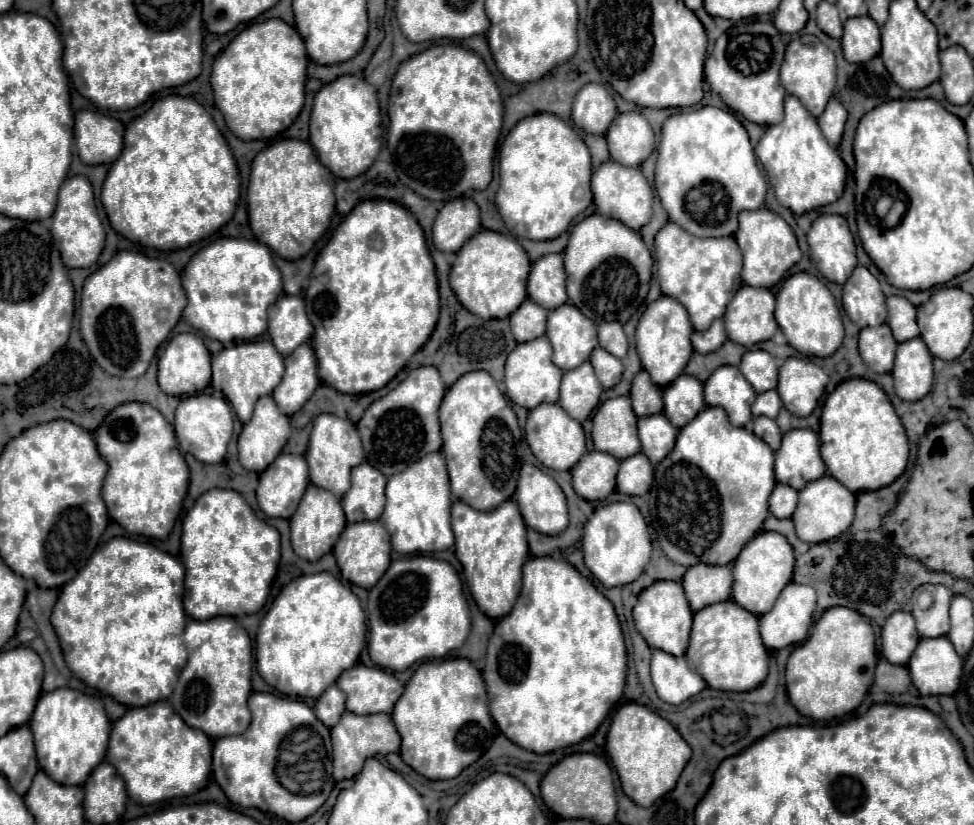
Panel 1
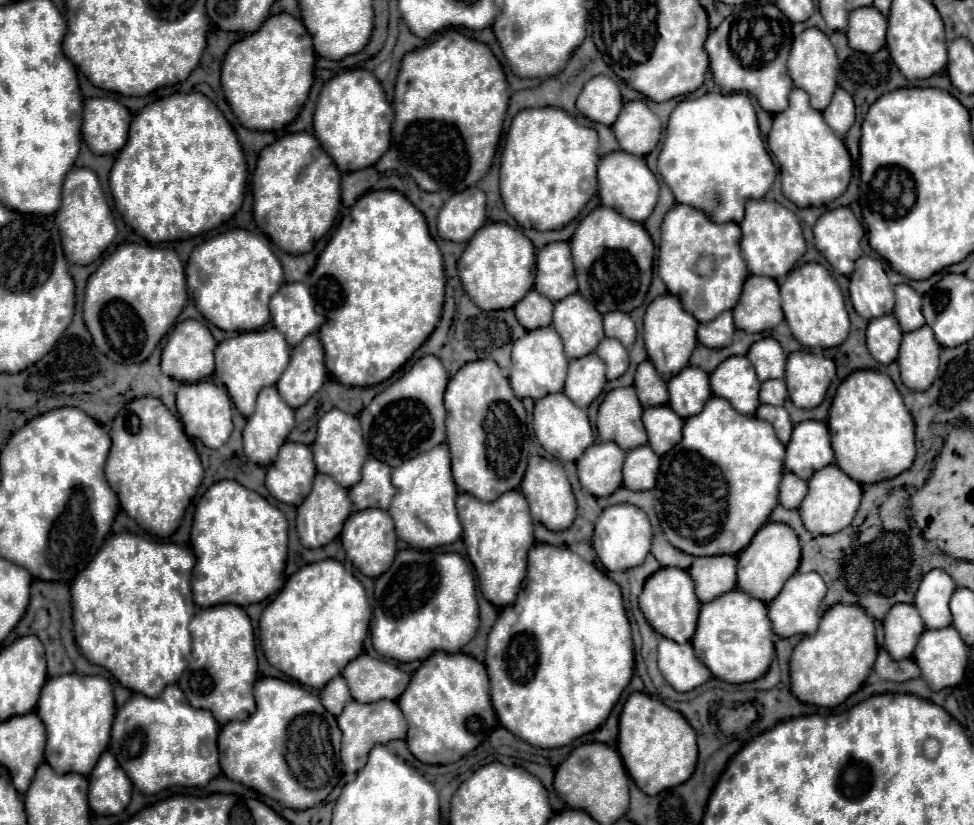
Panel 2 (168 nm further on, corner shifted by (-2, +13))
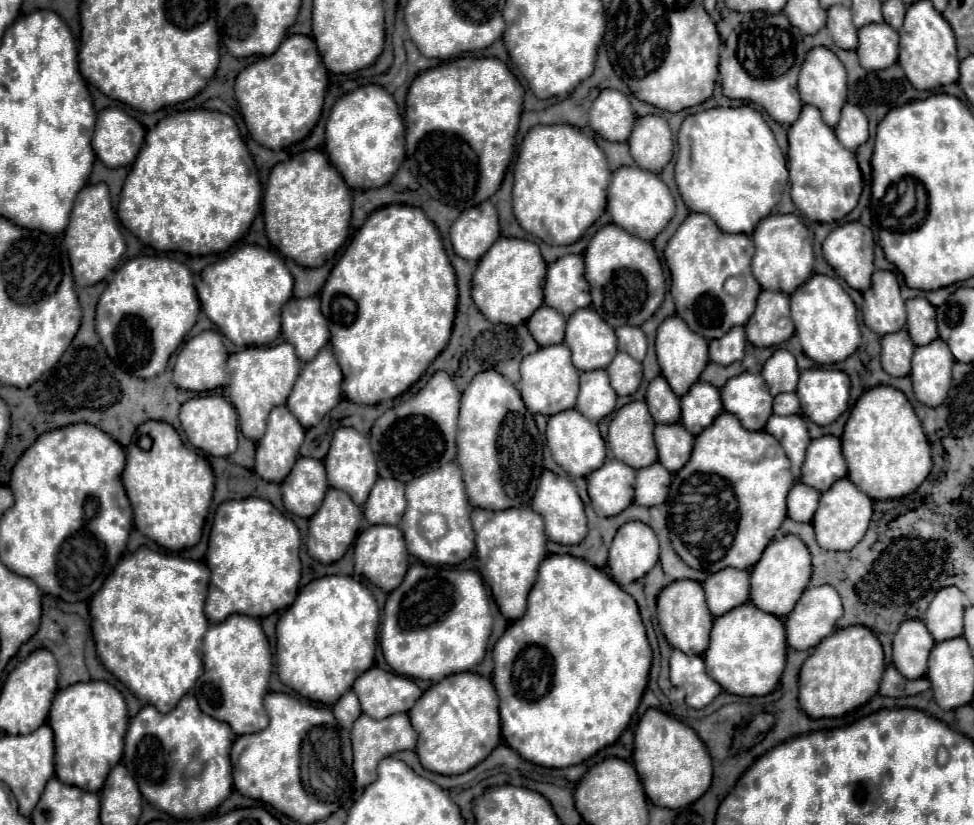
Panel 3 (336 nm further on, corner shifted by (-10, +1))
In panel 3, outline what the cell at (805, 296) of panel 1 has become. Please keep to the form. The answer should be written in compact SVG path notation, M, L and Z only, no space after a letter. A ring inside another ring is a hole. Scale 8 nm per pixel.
M813 274L803 286L791 294L791 318L795 322L795 334L805 354L817 364L835 364L847 360L861 344L861 332L857 324L857 308L843 286L829 276Z

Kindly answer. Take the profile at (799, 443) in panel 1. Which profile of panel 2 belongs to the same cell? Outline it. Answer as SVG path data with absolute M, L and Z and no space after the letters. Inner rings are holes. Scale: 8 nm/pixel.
M805 420L795 426L791 444L787 446L785 470L809 480L817 470L833 462L831 438L825 422Z

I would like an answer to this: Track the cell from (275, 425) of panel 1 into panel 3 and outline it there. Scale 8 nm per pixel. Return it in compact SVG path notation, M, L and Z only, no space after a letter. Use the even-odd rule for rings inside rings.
M287 406L273 408L265 436L257 442L255 472L267 482L283 482L299 456L303 436L303 426L291 416Z

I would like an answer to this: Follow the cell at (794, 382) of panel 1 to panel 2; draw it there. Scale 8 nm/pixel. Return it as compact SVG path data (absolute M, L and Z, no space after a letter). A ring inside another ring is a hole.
M793 352L787 358L785 382L797 408L817 408L823 402L833 378L835 362L821 354Z

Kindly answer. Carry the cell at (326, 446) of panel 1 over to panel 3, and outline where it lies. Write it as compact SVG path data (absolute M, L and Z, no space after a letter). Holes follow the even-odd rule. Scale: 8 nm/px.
M337 428L333 432L331 448L323 462L325 462L329 486L347 492L351 496L351 500L355 500L355 504L363 506L377 480L377 462L375 462L375 454L369 446L369 438L361 432L357 432L355 428Z

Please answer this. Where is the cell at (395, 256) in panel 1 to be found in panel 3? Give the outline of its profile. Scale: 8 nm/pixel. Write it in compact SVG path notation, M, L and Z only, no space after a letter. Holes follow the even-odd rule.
M389 204L389 206L383 206L375 212L371 212L369 218L365 220L365 224L357 230L357 234L353 236L353 240L345 248L339 262L333 266L323 290L319 292L319 298L321 298L323 316L327 318L329 330L331 330L331 348L333 348L333 354L339 360L339 366L343 370L343 394L349 400L353 400L355 404L379 404L381 400L393 400L399 394L403 394L413 382L419 380L419 376L427 370L427 366L447 346L449 336L451 336L451 328L453 328L455 310L457 310L457 284L455 284L453 266L449 264L449 258L443 250L441 236L437 232L435 224L423 214L421 208L413 208L413 206L405 206L405 204Z

